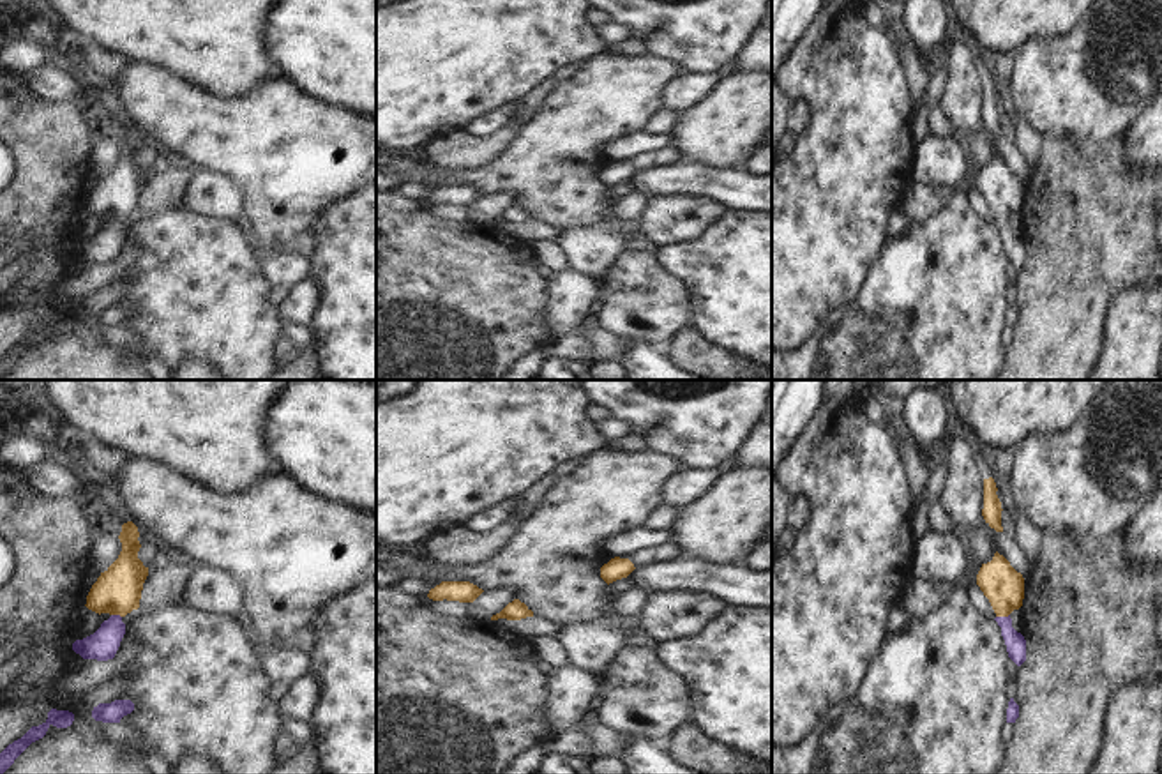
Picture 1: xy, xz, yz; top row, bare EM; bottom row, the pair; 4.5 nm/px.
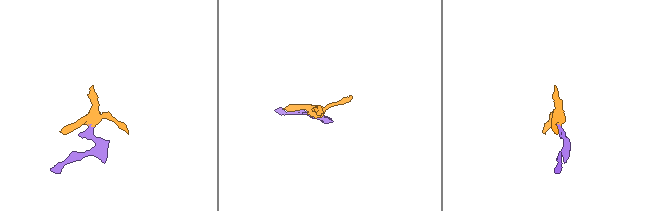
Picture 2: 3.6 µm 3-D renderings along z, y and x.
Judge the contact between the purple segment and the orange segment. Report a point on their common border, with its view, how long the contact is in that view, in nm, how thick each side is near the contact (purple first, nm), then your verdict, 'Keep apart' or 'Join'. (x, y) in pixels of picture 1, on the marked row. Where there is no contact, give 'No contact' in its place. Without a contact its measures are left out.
Touches purple at yz (1002, 617). Shared border 70 nm. Thickness 100 nm (purple) against 180 nm. Join.

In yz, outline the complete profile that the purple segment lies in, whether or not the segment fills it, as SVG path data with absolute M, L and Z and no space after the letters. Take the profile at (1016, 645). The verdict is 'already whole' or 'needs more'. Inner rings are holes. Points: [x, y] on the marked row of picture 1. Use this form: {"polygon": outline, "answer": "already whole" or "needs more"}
{"polygon": "M996 551L991 562L982 564L977 574L977 585L989 599L996 613L994 620L1001 627L1008 657L1021 666L1026 661L1026 640L1012 627L1010 613L1022 606L1022 574L1017 573L1010 562Z", "answer": "needs more"}

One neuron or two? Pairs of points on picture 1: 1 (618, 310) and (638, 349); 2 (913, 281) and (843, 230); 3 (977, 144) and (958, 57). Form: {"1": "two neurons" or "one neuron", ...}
{"1": "two neurons", "2": "two neurons", "3": "two neurons"}

